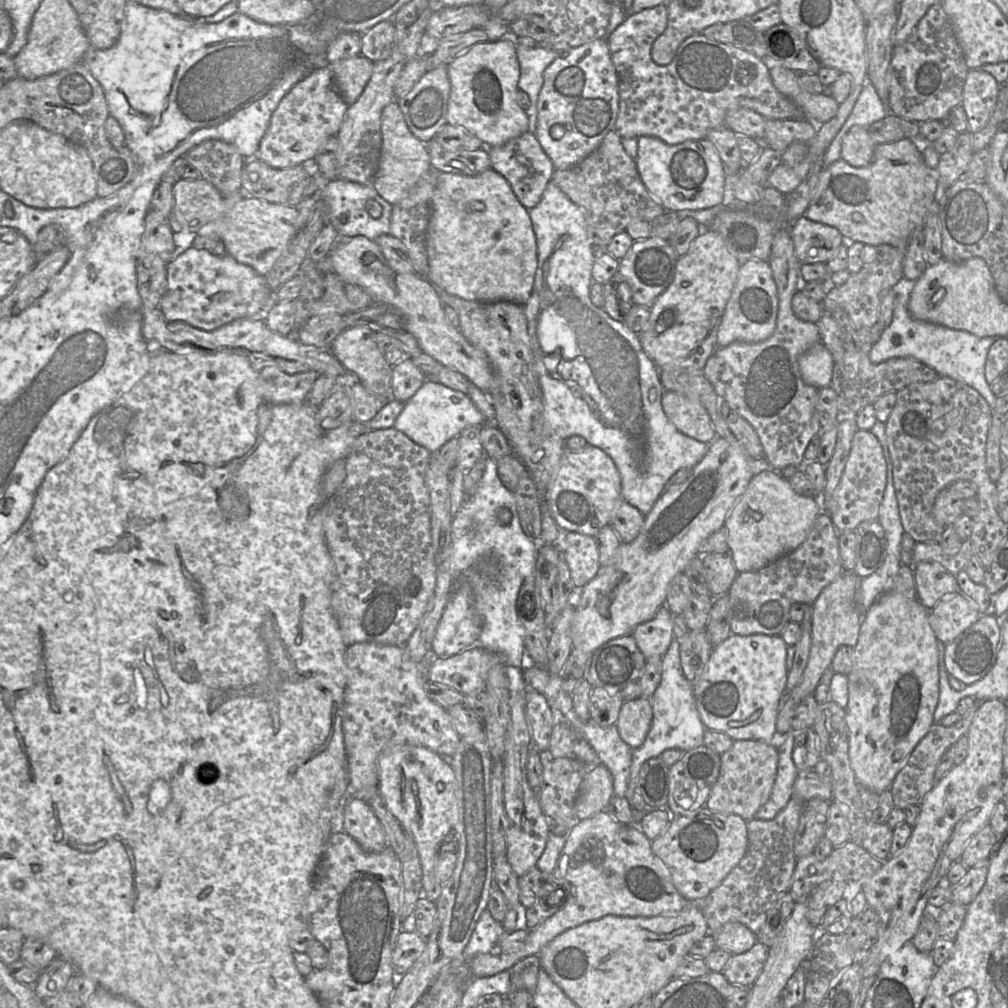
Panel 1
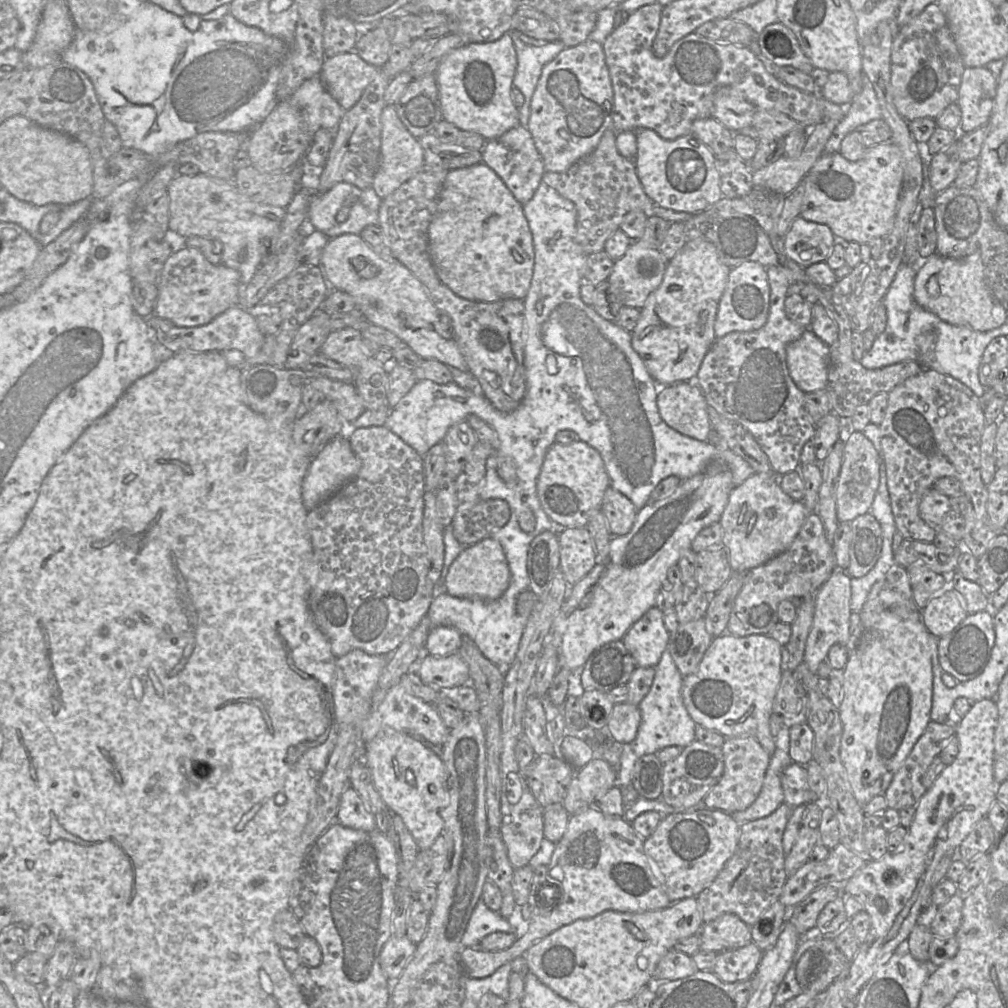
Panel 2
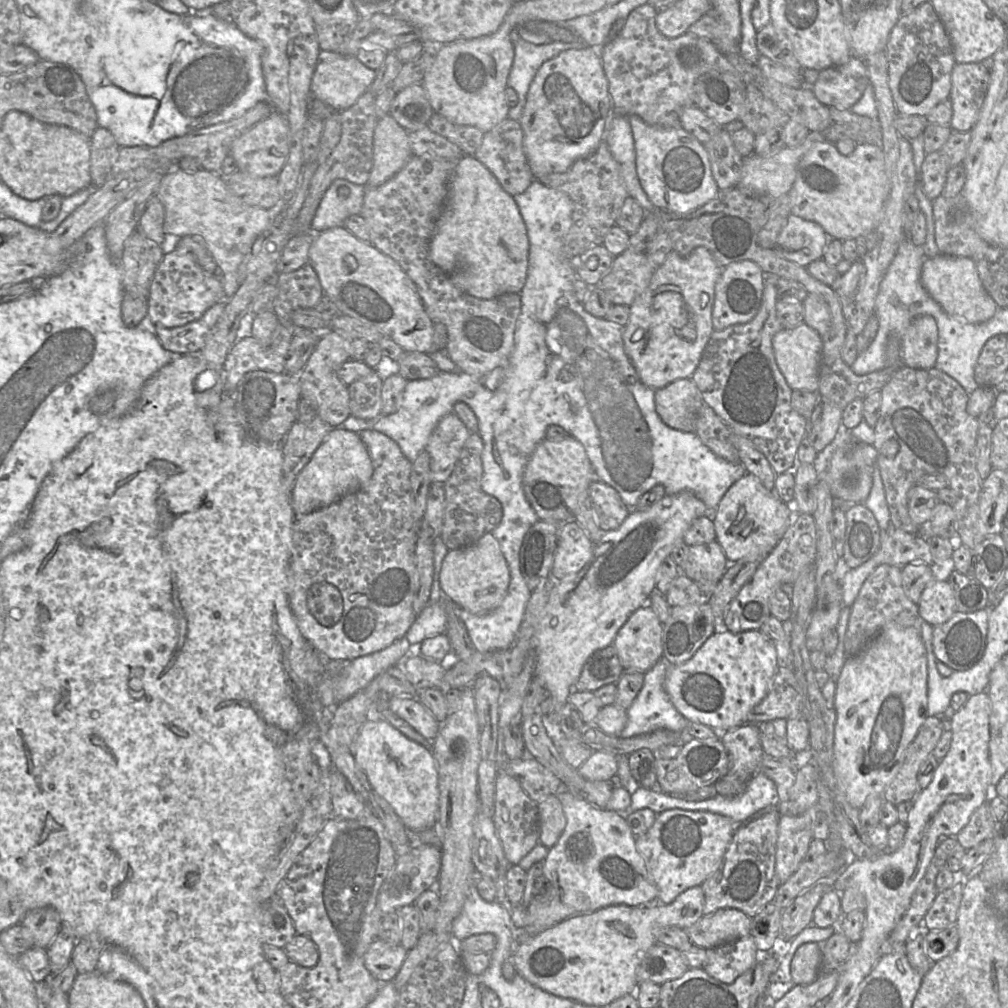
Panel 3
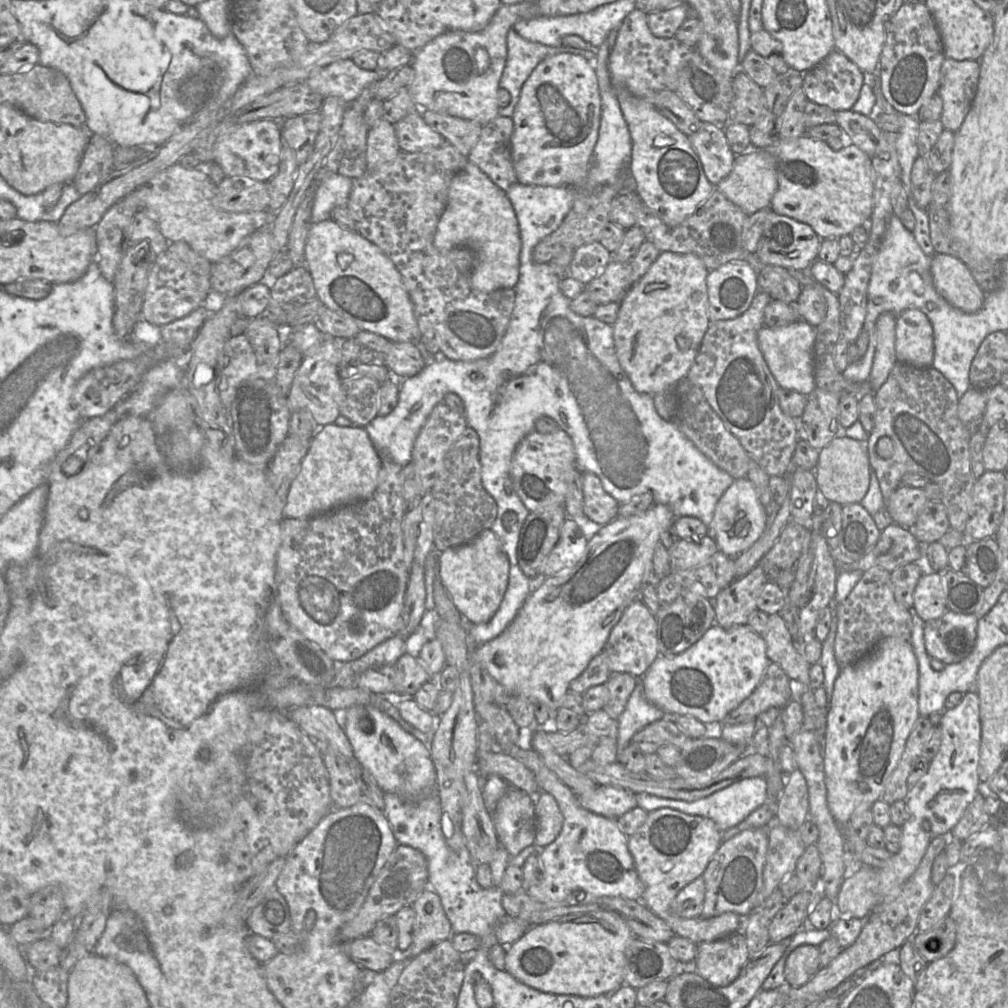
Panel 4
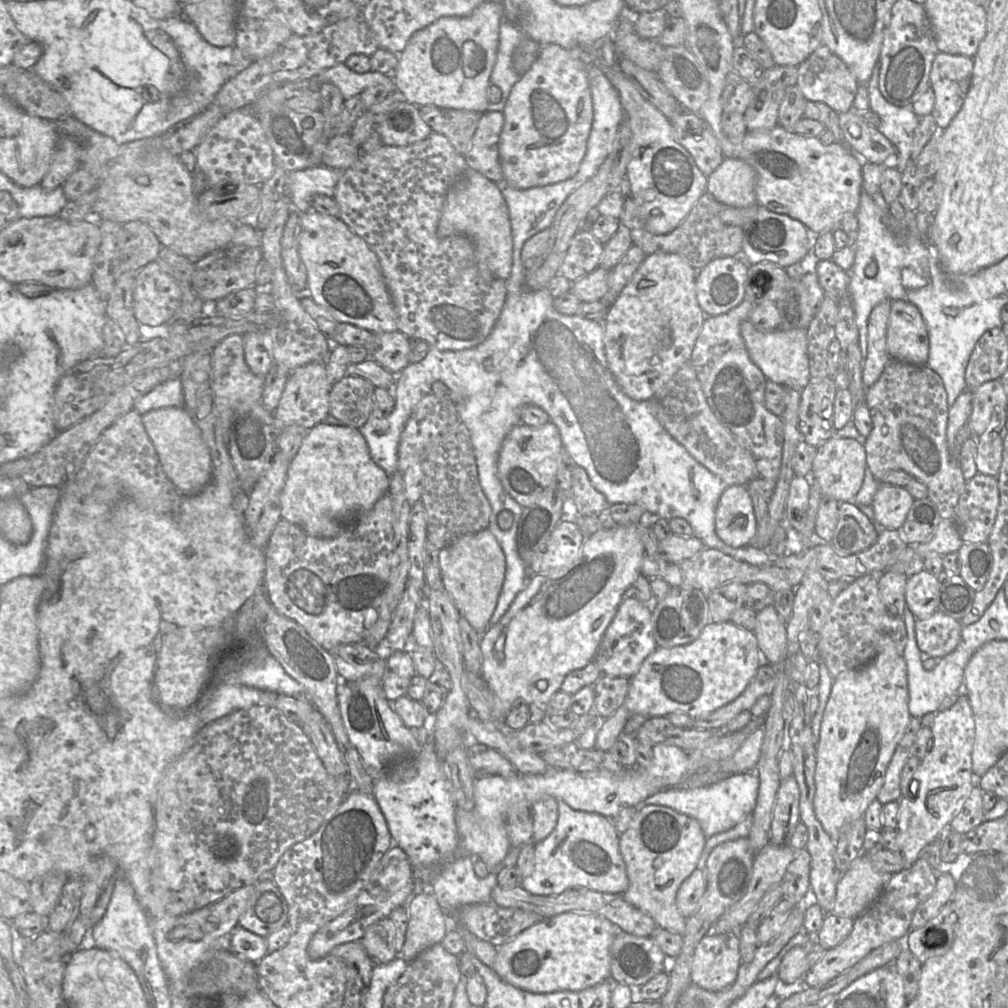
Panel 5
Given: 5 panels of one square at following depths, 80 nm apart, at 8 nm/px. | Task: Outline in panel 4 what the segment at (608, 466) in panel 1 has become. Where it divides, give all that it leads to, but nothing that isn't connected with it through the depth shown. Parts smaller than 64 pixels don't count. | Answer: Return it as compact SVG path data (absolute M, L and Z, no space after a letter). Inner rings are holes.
M558 429L548 434L542 434L535 430L529 433L517 446L510 466L510 475L513 487L523 504L529 511L535 512L552 505L564 506L568 480L574 468L578 468L574 444L564 430Z

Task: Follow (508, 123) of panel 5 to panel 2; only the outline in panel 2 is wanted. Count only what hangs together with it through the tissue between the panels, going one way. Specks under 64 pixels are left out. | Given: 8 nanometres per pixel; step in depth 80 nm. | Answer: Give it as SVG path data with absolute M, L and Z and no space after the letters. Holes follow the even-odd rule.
M587 40L562 50L541 72L530 103L526 128L532 135L546 172L564 172L589 155L599 144L604 132L612 127L614 94L602 44Z

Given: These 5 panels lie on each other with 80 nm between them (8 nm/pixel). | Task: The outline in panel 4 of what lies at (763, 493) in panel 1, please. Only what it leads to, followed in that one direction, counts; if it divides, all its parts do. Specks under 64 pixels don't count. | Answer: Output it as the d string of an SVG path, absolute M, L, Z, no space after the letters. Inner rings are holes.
M744 477L735 480L717 502L709 527L710 535L716 541L721 552L735 558L760 538L765 530L767 517L767 509L759 501L754 485L747 477Z

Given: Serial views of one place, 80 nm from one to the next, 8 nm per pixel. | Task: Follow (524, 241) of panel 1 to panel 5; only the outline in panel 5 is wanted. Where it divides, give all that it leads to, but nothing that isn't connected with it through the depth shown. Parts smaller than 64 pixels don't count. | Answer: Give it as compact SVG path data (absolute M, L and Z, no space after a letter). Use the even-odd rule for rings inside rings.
M468 169L462 174L448 190L438 223L437 236L439 238L456 234L466 235L474 241L478 263L484 263L493 276L505 281L510 277L513 239L507 204L496 184L472 169Z

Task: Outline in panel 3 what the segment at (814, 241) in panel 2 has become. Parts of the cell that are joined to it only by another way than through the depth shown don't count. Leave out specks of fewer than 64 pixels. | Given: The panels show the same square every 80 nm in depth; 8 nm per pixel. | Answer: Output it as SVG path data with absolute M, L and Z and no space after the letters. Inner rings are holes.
M790 214L772 249L779 256L806 268L814 260L822 259L829 240L818 223Z

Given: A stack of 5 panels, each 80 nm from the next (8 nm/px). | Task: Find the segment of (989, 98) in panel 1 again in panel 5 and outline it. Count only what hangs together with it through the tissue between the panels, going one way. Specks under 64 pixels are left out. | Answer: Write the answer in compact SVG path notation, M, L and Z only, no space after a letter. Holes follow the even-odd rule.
M936 54L929 81L935 95L931 116L938 129L945 129L960 110L970 87L972 71L972 57Z

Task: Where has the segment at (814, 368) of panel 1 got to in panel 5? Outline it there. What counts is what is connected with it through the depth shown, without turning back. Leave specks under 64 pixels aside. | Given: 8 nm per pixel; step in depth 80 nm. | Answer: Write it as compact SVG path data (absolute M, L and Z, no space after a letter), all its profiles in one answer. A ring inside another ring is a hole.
M744 321L741 324L740 332L751 360L767 379L783 387L801 391L809 383L811 376L805 328L776 329L764 332L755 328L749 321Z

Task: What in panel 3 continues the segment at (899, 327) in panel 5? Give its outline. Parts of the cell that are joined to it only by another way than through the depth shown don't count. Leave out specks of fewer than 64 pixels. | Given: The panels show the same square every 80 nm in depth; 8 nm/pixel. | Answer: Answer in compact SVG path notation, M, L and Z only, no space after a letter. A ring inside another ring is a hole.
M917 316L900 337L900 363L930 369L937 359L938 328L932 316Z

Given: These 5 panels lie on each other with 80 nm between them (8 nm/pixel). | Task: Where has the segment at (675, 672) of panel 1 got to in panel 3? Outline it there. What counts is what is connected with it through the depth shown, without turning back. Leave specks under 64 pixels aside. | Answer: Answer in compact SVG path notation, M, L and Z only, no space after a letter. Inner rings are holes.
M662 658L645 673L643 687L632 705L627 709L627 723L619 737L631 738L651 733L658 729L667 729L679 734L683 741L687 739L685 730L689 721L675 708L664 688L666 673L669 667L670 665Z

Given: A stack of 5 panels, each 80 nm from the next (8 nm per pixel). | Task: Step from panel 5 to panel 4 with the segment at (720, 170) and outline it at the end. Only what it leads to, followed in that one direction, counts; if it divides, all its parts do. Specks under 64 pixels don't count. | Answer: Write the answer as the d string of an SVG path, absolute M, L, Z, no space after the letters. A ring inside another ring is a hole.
M751 147L747 152L736 155L731 172L715 186L715 189L719 190L744 213L751 215L761 209L769 208L777 187L774 157L765 150Z

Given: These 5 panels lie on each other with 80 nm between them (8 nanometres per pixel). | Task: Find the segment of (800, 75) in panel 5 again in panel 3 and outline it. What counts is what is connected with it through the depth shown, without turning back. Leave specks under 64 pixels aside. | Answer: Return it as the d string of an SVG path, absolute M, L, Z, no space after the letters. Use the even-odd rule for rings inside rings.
M852 56L845 64L819 71L811 90L826 107L849 110L869 84L862 58Z

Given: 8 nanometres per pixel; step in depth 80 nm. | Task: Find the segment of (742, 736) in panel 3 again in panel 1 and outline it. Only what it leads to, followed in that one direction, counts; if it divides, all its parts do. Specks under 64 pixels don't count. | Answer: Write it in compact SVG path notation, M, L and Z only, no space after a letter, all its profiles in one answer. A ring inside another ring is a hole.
M750 739L734 740L731 748L721 755L720 774L705 807L720 813L735 814L746 821L753 819L770 797L777 766L778 749L775 745Z

